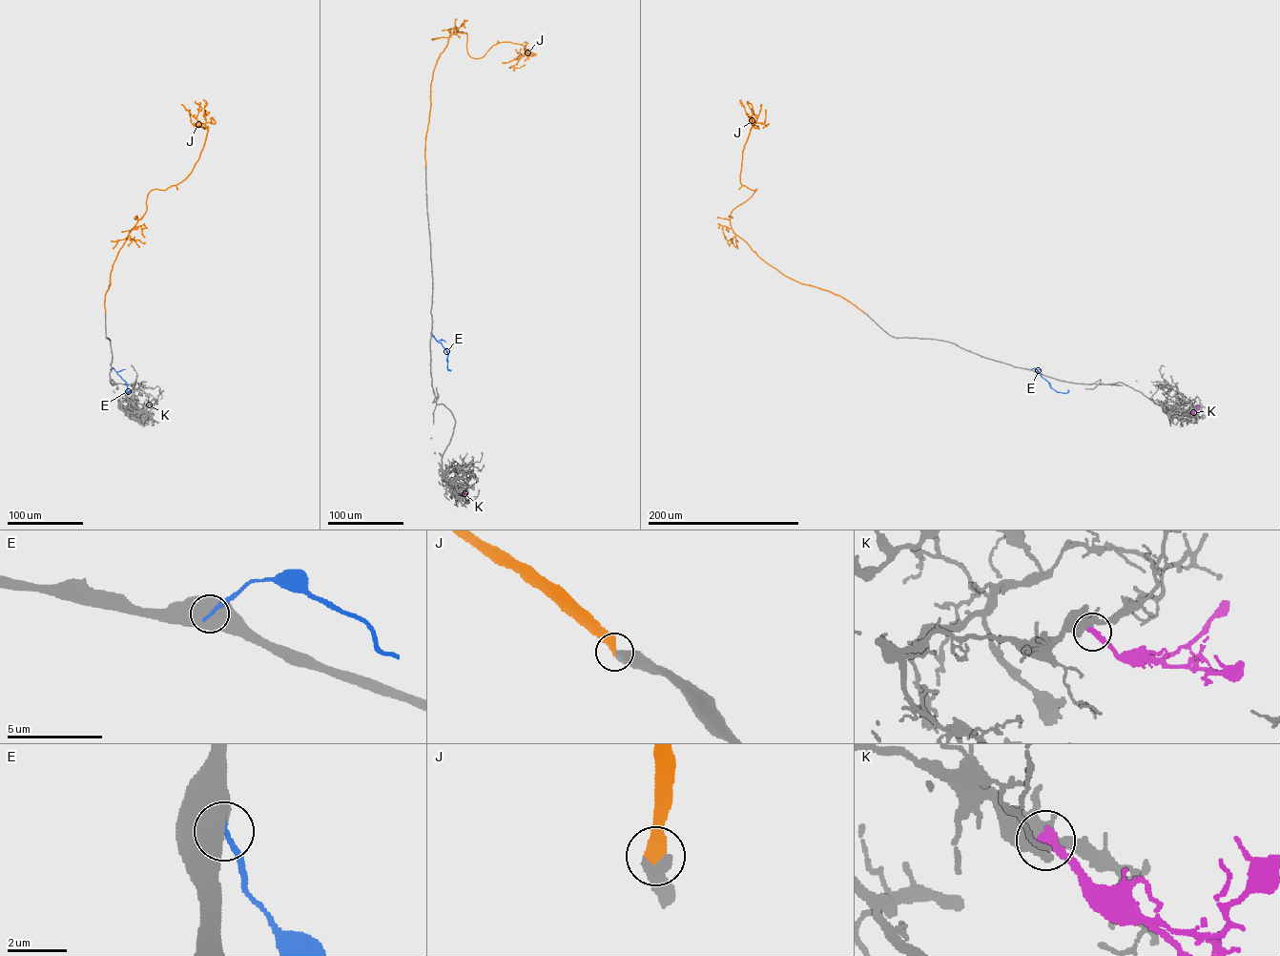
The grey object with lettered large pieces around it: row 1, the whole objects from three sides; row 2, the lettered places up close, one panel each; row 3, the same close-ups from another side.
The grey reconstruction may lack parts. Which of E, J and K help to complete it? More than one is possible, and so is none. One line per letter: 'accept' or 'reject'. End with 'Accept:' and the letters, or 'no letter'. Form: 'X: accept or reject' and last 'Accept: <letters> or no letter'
E: reject
J: accept
K: reject
Accept: J

